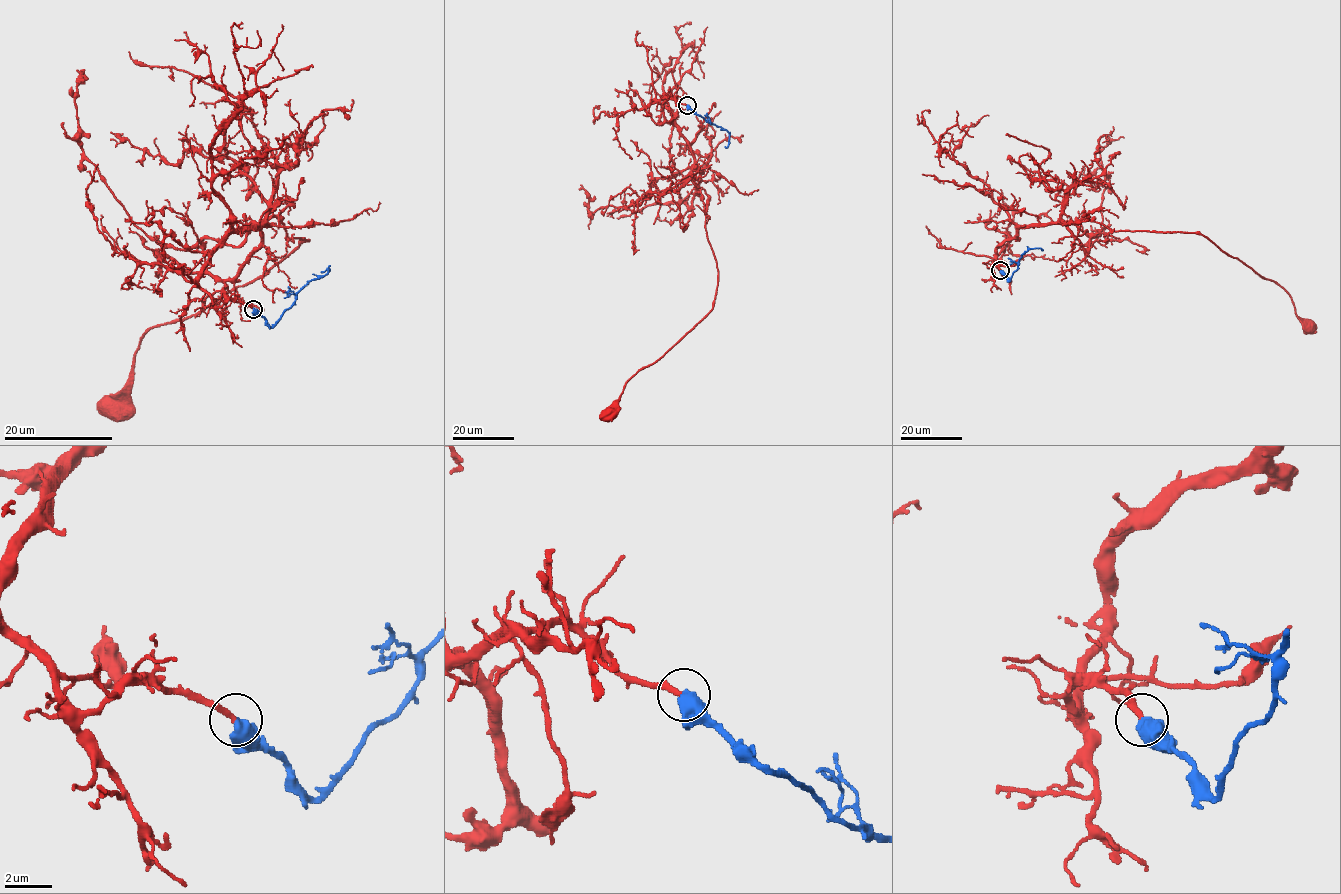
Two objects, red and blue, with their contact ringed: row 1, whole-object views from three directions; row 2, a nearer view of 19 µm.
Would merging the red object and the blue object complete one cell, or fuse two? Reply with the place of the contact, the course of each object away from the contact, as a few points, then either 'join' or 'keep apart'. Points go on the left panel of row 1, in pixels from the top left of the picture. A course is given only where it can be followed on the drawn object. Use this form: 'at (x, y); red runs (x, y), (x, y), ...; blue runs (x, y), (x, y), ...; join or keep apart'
at (253, 309); red runs (253, 309), (217, 306), (199, 271), (230, 233), (275, 216), (308, 240), (153, 327), (112, 407); blue runs (253, 309), (270, 325), (274, 324), (311, 280), (322, 278), (328, 271), (327, 268), (320, 272); join

